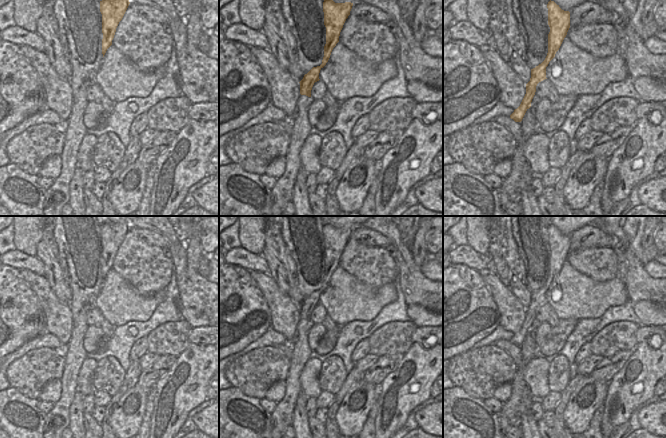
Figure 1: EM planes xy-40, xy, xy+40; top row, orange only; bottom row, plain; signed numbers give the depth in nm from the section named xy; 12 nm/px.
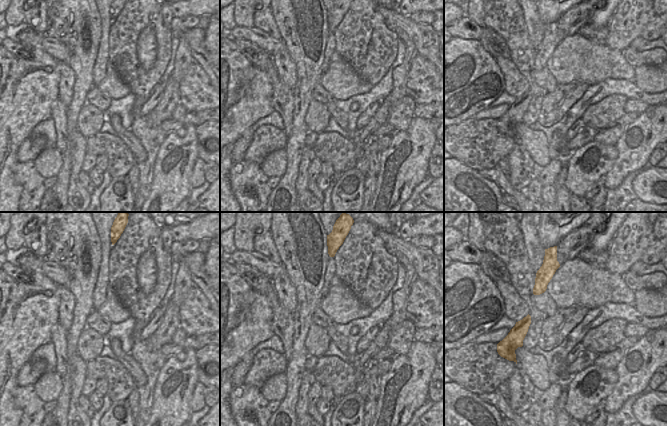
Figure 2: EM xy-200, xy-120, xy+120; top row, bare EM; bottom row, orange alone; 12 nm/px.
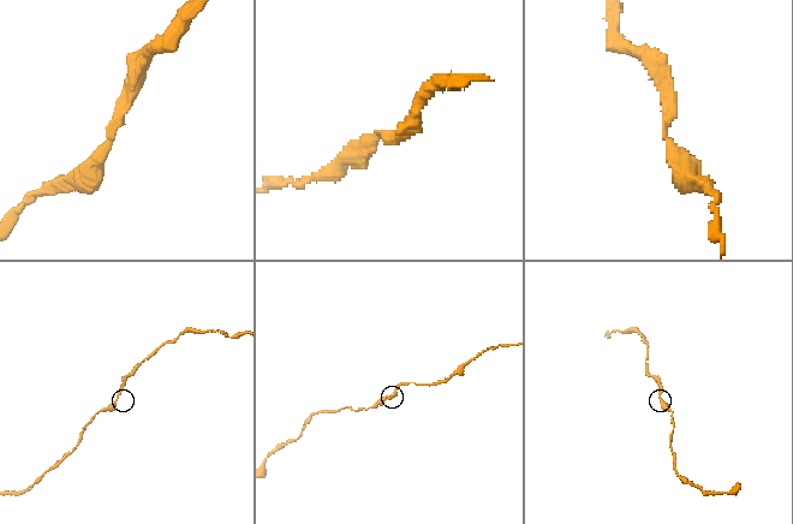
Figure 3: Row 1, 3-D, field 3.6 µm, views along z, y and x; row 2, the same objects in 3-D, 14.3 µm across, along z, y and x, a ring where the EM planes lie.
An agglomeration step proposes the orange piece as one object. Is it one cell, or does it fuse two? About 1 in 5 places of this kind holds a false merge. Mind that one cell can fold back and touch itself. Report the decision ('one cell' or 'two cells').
one cell

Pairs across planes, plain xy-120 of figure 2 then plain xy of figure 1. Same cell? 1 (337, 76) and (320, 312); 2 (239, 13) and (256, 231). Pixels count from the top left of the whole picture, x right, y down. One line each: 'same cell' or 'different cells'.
1: different cells
2: same cell

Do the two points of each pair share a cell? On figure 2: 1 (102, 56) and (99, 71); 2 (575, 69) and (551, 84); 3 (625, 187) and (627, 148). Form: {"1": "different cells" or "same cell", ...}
{"1": "same cell", "2": "different cells", "3": "different cells"}

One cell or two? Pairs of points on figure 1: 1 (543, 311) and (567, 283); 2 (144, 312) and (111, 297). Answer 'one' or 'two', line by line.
1: two
2: one

